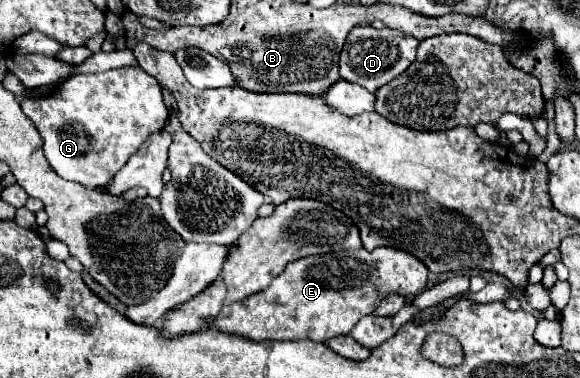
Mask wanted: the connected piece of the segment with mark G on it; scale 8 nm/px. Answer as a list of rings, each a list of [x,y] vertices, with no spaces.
[[[141,67],[75,75],[49,97],[23,99],[21,109],[41,133],[45,157],[53,171],[67,181],[91,189],[105,189],[129,161],[131,153],[135,153],[149,133],[161,131],[169,117],[159,81]]]

